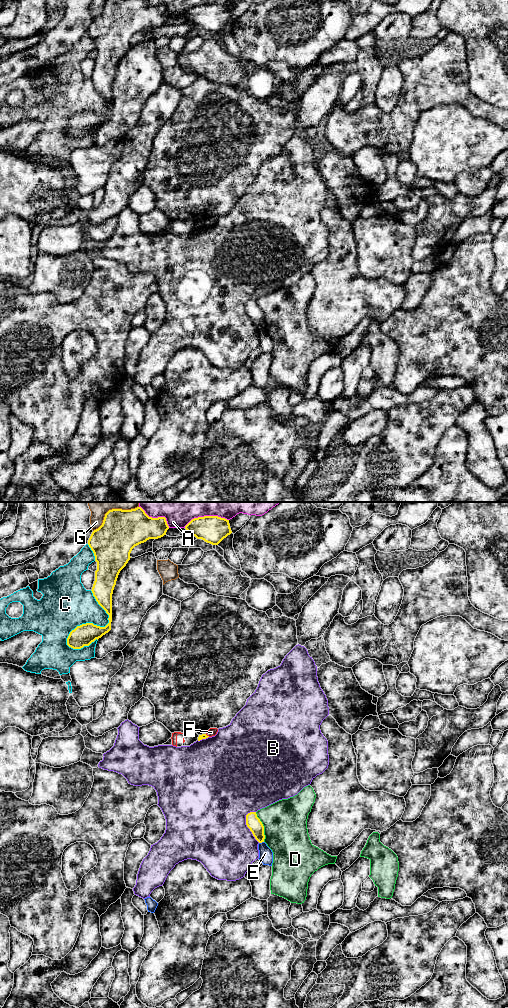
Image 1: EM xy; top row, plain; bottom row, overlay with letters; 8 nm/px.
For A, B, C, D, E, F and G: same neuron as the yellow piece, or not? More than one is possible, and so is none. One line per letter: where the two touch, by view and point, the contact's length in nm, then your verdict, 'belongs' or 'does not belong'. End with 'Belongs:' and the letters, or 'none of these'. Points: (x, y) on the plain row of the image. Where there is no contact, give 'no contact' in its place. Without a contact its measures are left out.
A: contact xy (159, 5); length 240 nm; does not belong
B: contact xy (247, 314); length 260 nm; does not belong
C: contact xy (96, 113); length 500 nm; does not belong
D: contact xy (263, 315); length 260 nm; does not belong
E: contact xy (261, 330); length 40 nm; does not belong
F: contact xy (206, 223); length 40 nm; does not belong
G: contact xy (103, 10); length 200 nm; does not belong
Belongs: none of these

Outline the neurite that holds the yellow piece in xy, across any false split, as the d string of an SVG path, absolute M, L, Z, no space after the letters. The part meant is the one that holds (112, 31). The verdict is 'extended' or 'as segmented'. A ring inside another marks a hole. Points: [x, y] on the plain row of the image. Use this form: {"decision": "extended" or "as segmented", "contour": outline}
{"decision": "as segmented", "contour": "M107 0L102 13L94 18L88 28L88 33L94 41L97 50L95 59L95 69L92 75L92 81L98 92L109 103L109 111L105 115L86 111L77 114L72 118L67 126L67 133L73 137L81 137L89 134L96 127L111 118L112 110L112 82L120 59L130 48L132 37L146 30L149 27L158 27L166 23L169 14L165 5L152 6L145 0Z"}

